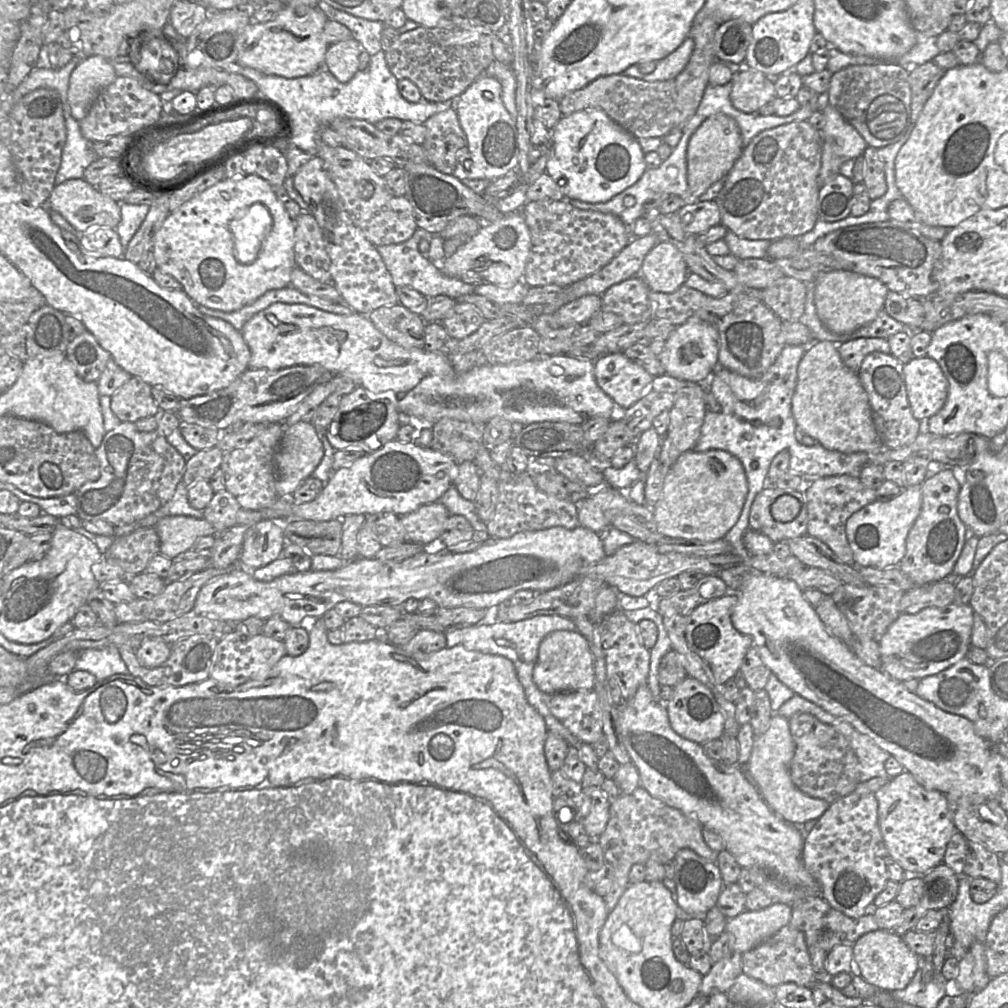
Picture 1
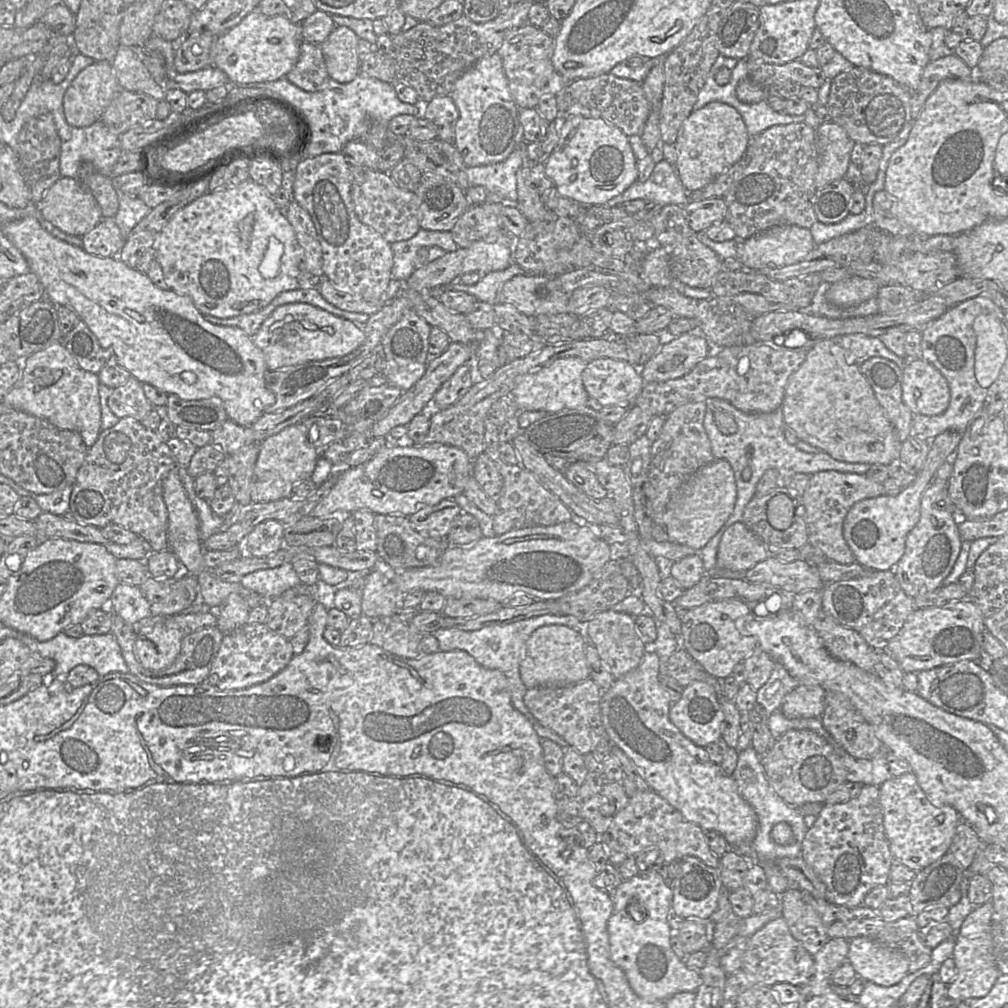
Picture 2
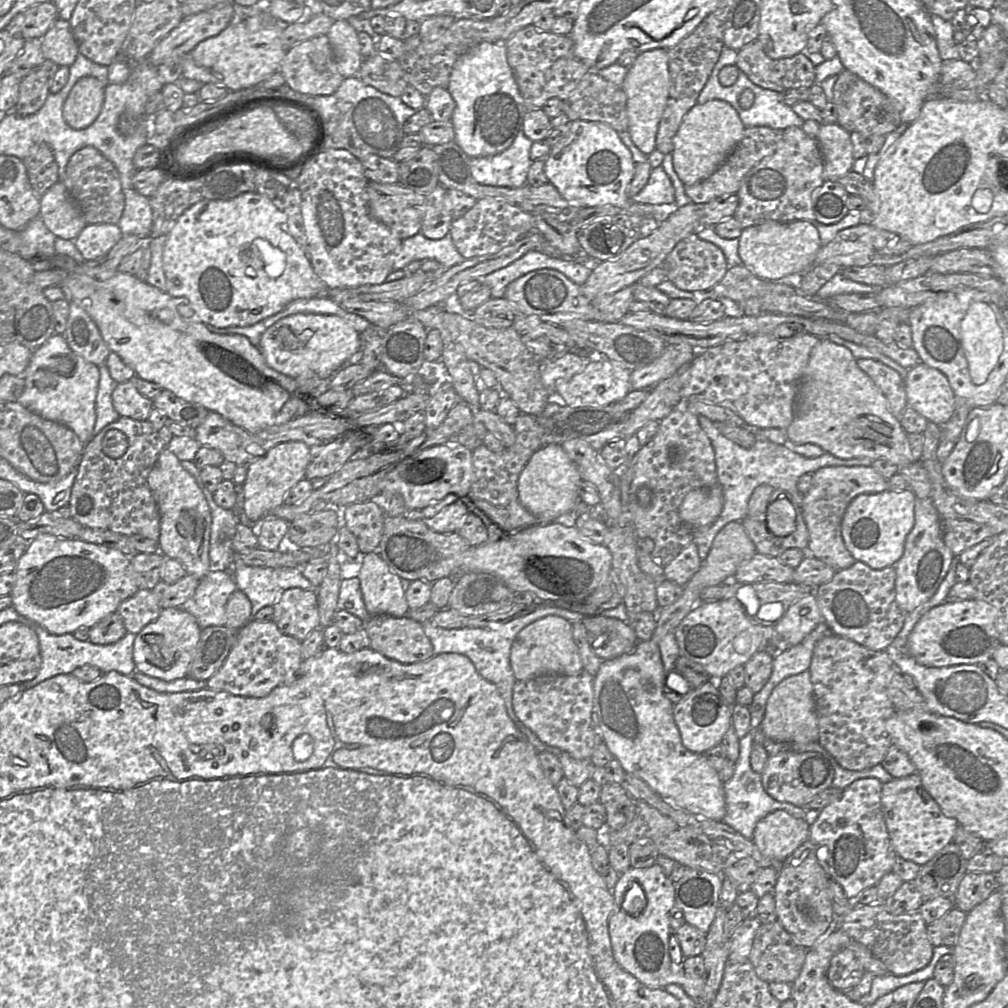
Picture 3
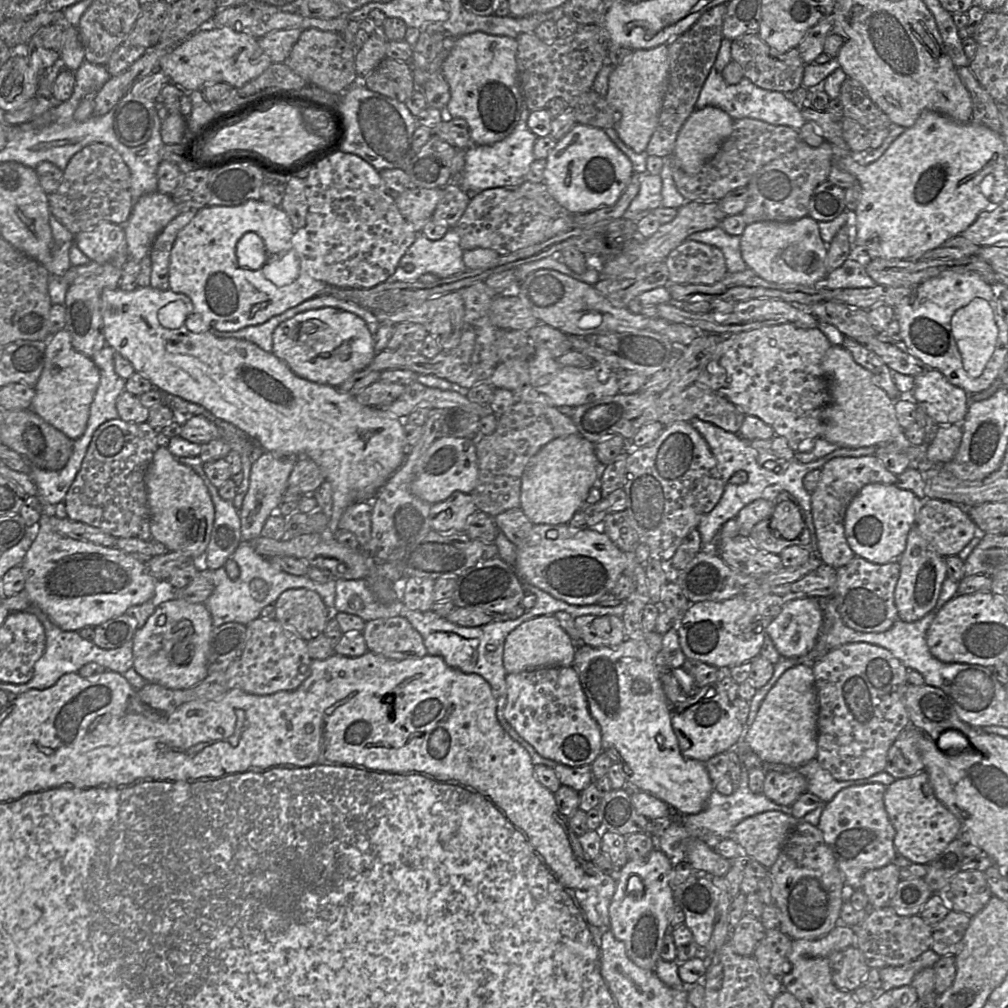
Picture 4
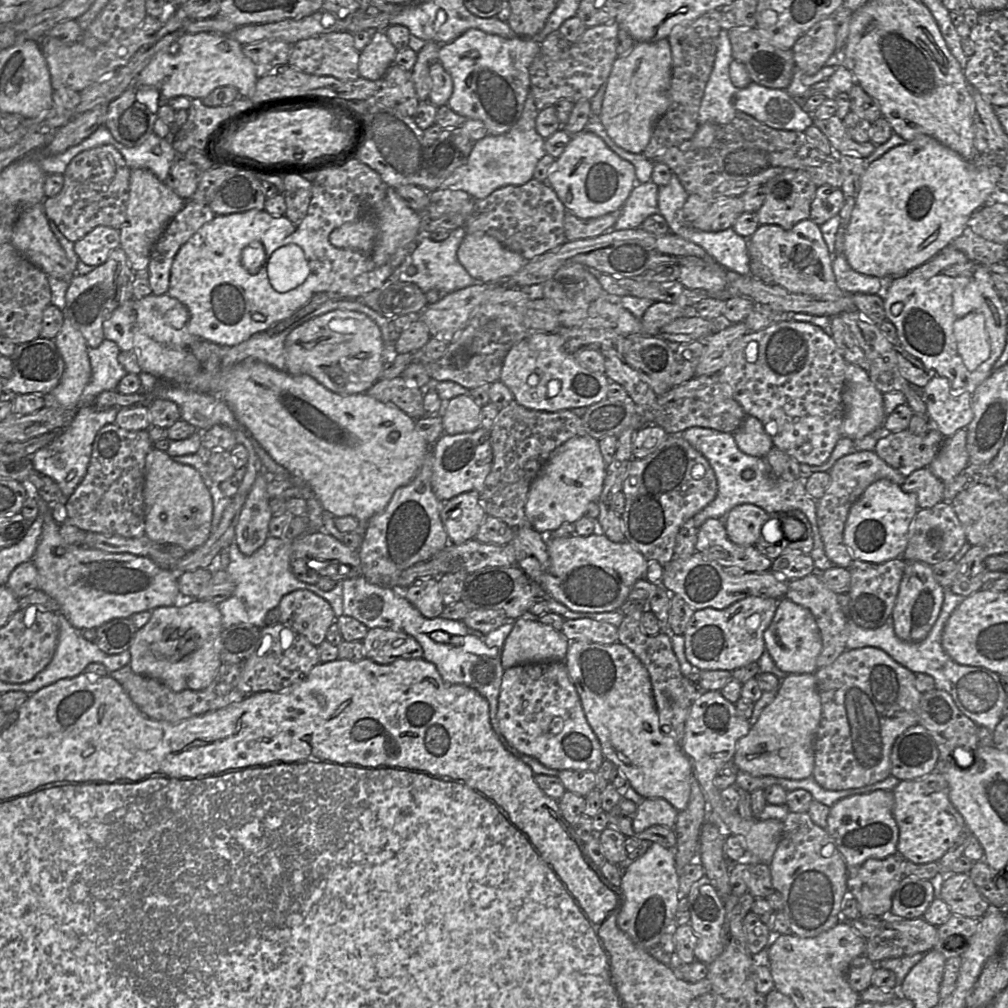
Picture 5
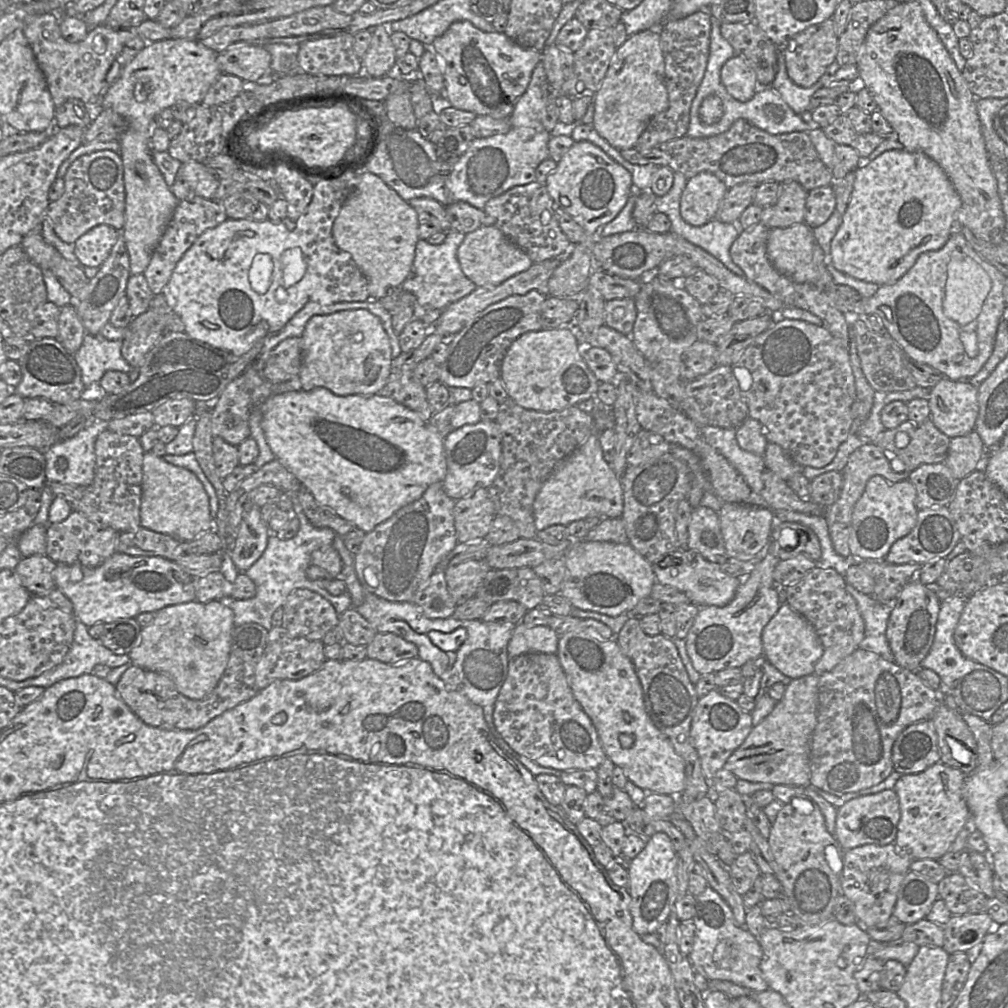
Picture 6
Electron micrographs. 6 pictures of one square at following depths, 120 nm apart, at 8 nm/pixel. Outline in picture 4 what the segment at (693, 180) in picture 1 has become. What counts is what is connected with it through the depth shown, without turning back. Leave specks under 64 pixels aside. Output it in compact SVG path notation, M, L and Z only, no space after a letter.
M706 106L702 109L695 109L678 134L672 157L687 174L699 173L705 163L718 152L722 143L732 133L733 124L734 120L718 107Z

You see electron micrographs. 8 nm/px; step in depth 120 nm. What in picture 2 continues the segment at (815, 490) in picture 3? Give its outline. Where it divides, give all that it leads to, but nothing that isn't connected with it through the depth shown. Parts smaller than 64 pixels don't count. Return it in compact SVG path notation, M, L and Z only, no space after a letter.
M821 471L810 476L803 494L805 522L808 529L808 543L819 550L828 560L840 564L852 564L856 558L843 536L844 519L850 508L857 502L885 494L884 486L865 474Z

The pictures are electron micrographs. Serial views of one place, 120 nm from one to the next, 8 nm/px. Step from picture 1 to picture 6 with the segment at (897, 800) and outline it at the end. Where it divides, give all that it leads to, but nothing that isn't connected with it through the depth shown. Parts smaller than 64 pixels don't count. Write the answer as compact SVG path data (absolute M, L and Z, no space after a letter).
M938 762L926 770L916 774L902 775L894 786L900 808L900 820L896 833L895 843L905 850L912 859L939 860L954 842L958 833L970 815L964 785L966 774L960 768L951 767Z

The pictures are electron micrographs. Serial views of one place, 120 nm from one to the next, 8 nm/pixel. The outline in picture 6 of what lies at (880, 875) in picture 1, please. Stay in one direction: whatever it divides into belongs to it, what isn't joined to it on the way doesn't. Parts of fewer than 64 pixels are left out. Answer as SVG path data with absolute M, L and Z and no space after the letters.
M894 790L859 796L837 808L835 839L843 850L866 844L885 846L895 842L899 820L899 801Z

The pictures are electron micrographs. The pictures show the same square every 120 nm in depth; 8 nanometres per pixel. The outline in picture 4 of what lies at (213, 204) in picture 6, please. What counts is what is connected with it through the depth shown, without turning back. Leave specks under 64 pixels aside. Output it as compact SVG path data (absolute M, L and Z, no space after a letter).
M197 211L179 213L156 236L149 253L152 262L151 287L159 290L169 289L169 263L173 244L178 232L193 219Z

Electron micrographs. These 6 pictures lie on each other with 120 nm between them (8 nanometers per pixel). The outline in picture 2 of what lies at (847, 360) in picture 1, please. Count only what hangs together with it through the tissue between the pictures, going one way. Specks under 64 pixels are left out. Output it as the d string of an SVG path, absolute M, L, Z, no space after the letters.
M850 334L838 336L833 340L843 347L850 354L850 359L858 365L869 358L882 357L894 362L903 371L905 365L903 359L890 351L879 337Z

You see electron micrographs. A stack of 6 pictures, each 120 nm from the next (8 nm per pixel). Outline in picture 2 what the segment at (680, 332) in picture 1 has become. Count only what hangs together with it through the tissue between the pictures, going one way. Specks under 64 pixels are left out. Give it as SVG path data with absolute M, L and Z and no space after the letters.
M700 332L669 337L640 369L645 383L664 382L688 374L714 348Z

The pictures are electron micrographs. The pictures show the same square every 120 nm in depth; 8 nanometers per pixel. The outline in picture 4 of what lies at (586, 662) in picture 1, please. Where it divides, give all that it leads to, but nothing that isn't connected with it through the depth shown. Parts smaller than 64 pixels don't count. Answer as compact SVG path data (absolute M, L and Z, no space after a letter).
M543 615L523 622L507 635L503 665L508 674L544 667L571 667L576 647L553 615Z

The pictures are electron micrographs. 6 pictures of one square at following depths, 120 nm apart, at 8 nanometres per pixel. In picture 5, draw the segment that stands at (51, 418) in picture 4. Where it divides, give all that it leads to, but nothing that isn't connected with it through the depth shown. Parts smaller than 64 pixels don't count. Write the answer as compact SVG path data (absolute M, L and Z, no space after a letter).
M65 317L54 341L65 368L59 384L46 396L48 403L65 408L79 408L82 393L91 378L88 346L81 332Z

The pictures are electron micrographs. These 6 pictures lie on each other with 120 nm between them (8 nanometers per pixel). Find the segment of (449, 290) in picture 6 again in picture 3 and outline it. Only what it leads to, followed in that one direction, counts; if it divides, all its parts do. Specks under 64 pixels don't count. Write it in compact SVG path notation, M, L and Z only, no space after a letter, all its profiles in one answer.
M422 232L402 241L400 251L393 264L393 271L386 281L394 281L408 275L407 265L416 260L434 259L444 268L460 264L465 258L460 254L452 241L450 232L443 238L432 240Z

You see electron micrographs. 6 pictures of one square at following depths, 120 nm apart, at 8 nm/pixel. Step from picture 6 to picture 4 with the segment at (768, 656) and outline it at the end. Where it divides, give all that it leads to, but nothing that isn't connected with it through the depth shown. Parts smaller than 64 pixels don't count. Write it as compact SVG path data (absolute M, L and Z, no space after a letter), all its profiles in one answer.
M804 597L787 602L766 628L766 634L781 657L798 658L814 648L822 625L822 601Z

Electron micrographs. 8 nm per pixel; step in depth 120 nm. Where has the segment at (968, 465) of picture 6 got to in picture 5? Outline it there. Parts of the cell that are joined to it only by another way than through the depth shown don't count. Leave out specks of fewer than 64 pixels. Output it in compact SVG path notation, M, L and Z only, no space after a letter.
M966 428L944 439L928 468L941 481L949 481L969 465Z

